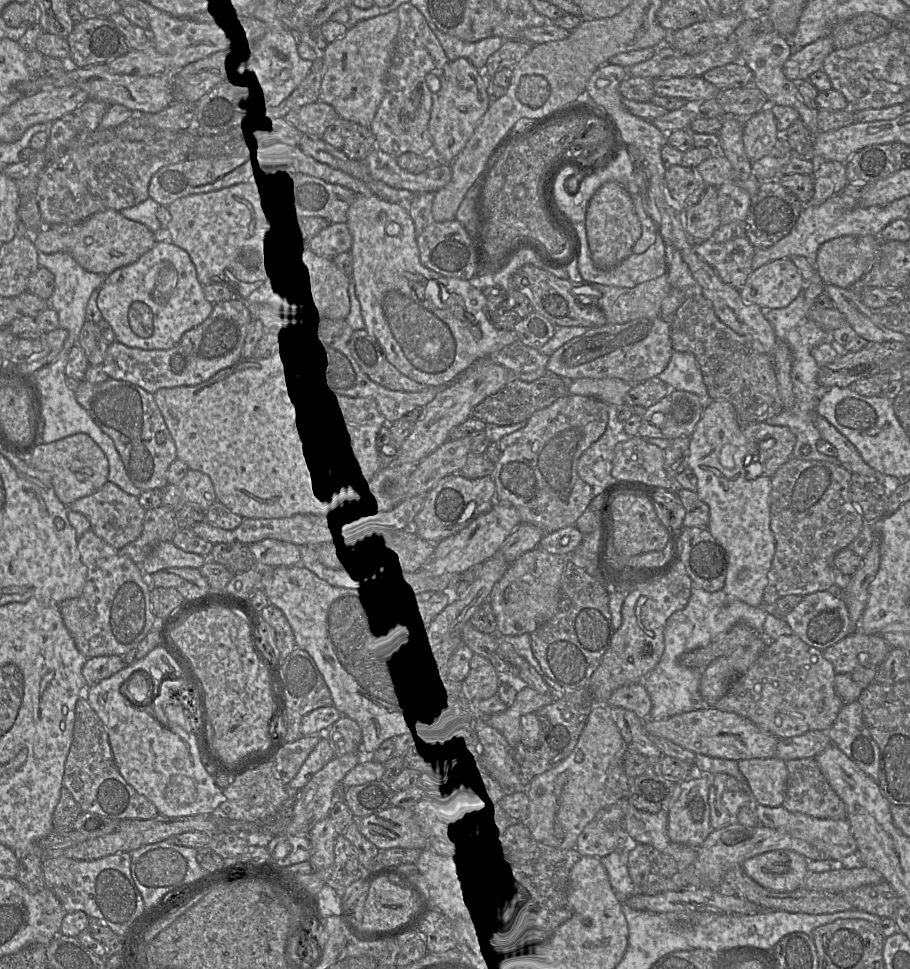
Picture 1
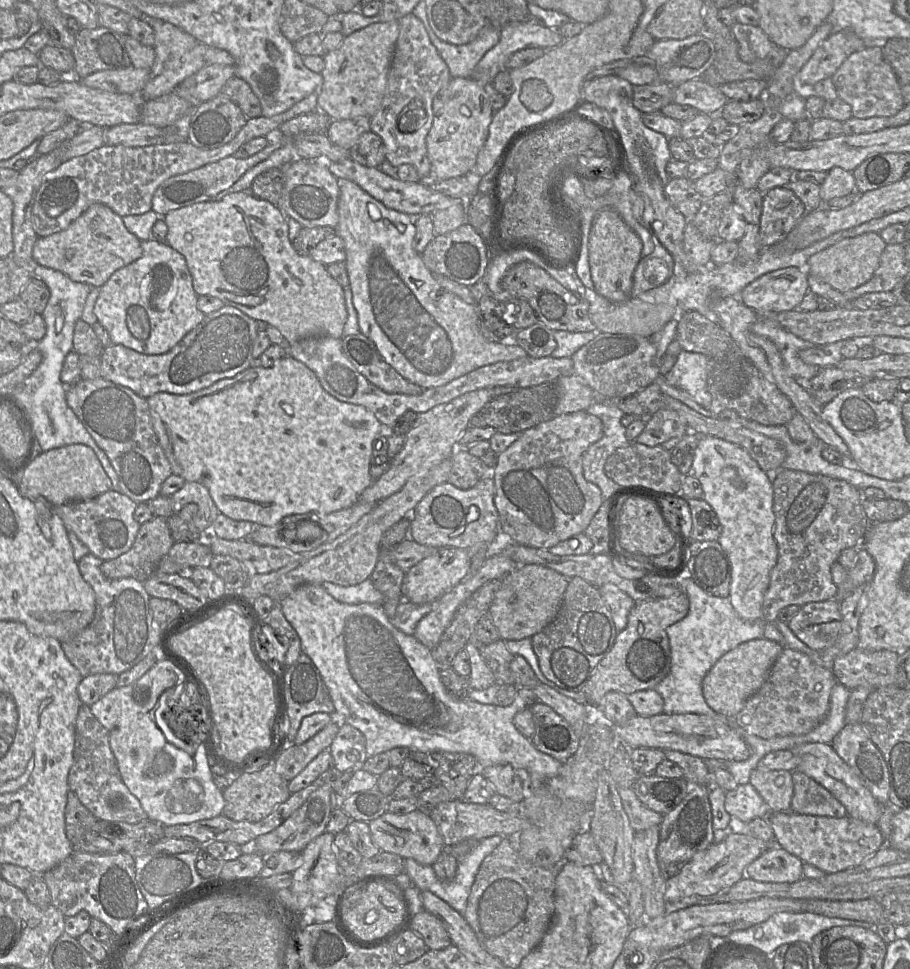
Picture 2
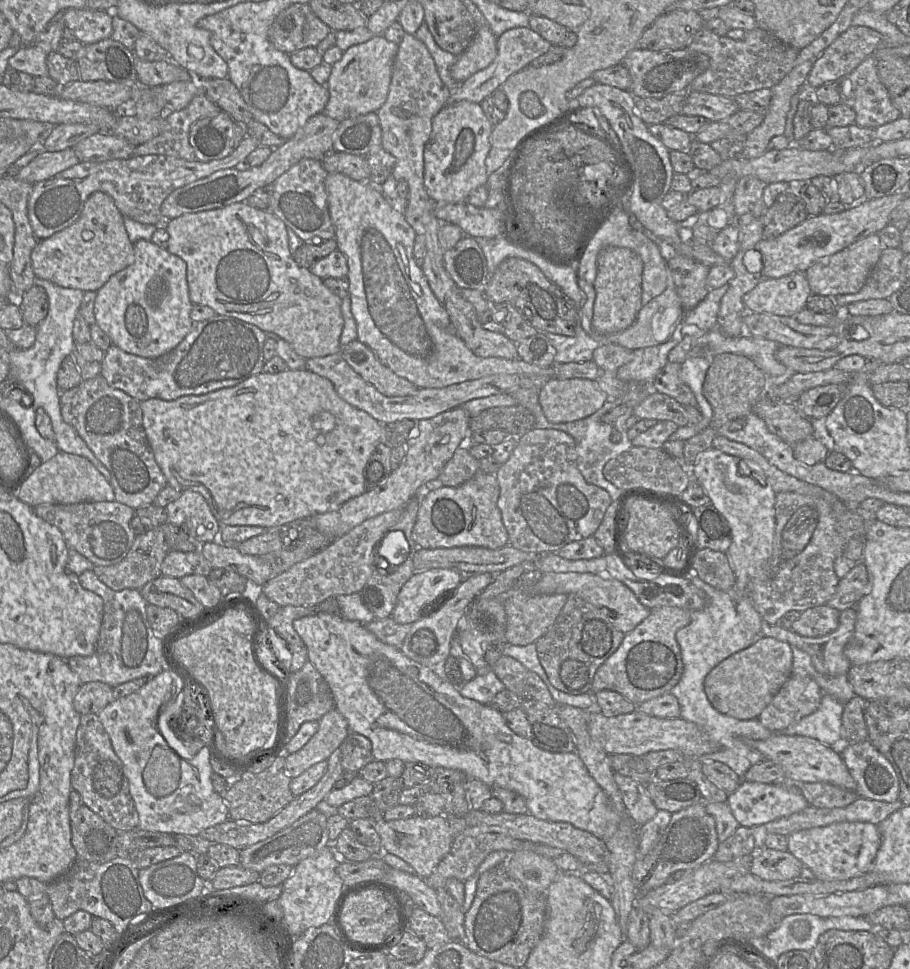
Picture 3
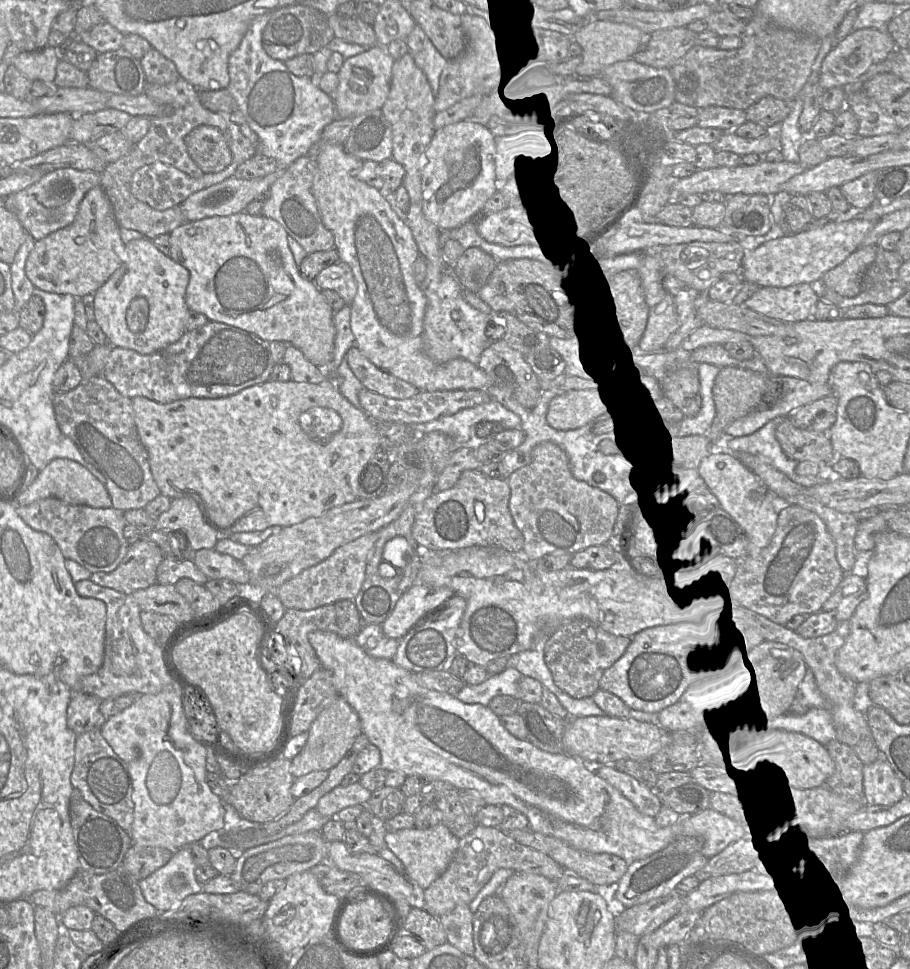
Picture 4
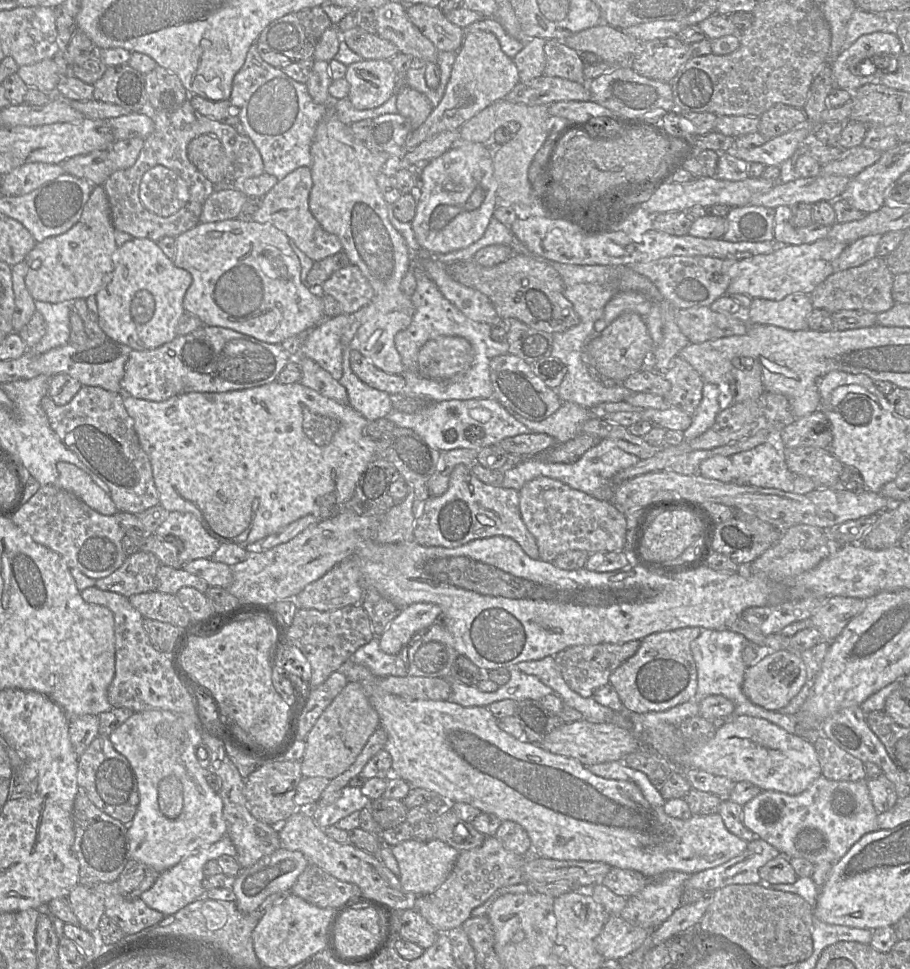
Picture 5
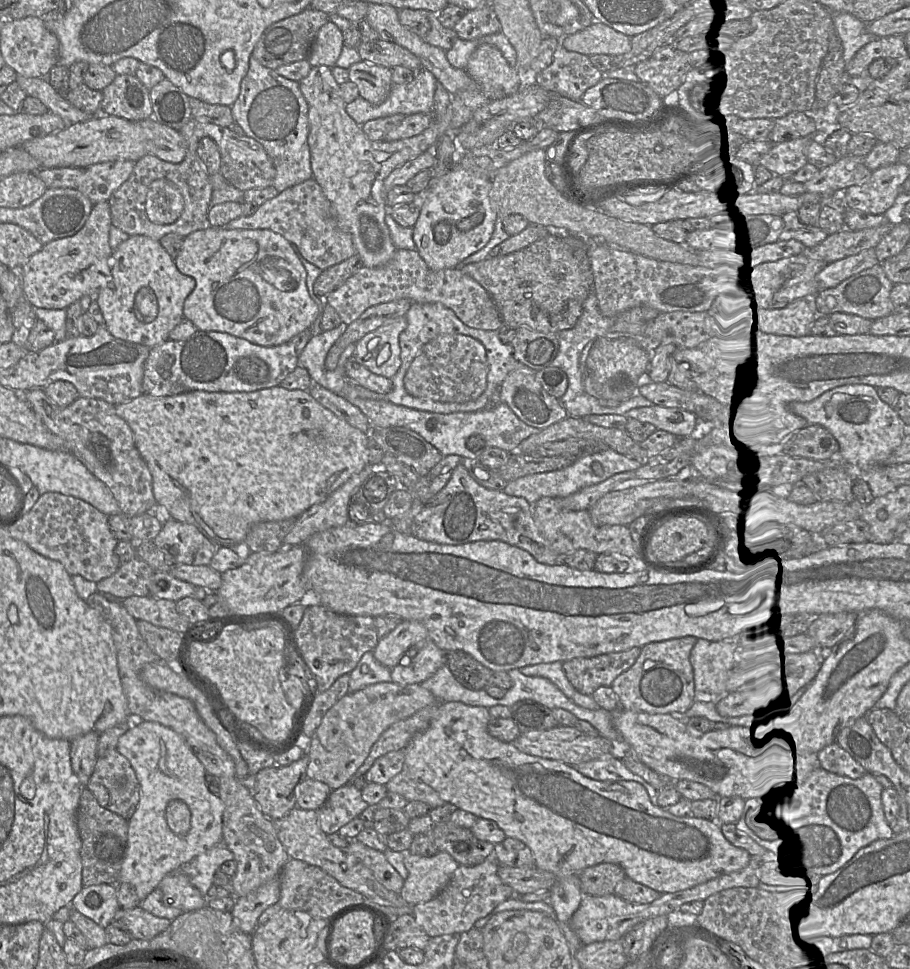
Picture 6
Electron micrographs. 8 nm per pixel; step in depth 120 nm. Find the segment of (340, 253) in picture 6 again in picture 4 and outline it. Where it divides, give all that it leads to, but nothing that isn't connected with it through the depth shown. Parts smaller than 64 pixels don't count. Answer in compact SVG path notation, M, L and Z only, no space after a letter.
M313 157L296 159L271 185L262 215L277 221L307 254L335 248L333 234L323 225L315 198L311 192L317 163Z

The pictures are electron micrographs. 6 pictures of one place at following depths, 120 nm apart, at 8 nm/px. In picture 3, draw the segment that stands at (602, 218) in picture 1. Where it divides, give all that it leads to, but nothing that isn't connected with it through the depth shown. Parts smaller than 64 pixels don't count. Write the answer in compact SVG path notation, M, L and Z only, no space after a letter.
M608 246L597 257L597 276L594 281L593 329L598 333L615 333L628 328L636 319L642 304L643 262L629 248Z

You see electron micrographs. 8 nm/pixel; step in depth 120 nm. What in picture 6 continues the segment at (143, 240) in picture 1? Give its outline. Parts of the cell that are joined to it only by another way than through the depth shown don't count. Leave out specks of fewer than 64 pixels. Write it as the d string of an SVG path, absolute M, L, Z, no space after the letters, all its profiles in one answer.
M109 201L95 204L84 226L73 236L53 240L32 255L17 272L21 279L23 293L35 308L66 309L85 295L96 295L111 277L113 249L109 244L112 226Z

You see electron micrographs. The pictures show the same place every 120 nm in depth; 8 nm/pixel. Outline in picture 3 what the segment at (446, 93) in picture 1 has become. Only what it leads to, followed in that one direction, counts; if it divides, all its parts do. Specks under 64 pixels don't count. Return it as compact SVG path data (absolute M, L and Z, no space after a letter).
M470 101L448 102L432 119L432 130L424 146L424 186L435 202L467 203L469 194L485 186L485 160L491 146L493 125L482 107Z

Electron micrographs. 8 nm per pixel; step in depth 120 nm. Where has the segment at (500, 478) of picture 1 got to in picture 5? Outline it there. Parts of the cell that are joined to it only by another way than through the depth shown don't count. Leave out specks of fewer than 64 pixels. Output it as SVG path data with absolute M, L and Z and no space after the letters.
M549 477L535 478L518 492L521 518L536 540L541 561L552 562L567 551L591 554L624 550L627 522L625 514L613 503L598 500Z

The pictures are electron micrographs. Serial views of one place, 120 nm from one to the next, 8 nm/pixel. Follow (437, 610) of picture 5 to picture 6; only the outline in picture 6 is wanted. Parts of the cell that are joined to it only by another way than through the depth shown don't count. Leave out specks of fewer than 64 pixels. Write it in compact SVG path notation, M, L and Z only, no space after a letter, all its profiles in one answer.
M402 620L389 634L379 639L372 651L382 665L393 668L410 651L428 640L425 626L414 620Z

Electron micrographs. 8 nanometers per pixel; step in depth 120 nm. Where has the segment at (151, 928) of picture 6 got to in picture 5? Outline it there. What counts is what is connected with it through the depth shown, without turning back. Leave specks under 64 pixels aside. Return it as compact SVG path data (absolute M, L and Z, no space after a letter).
M118 879L115 882L101 882L93 885L84 885L105 896L105 915L112 919L126 935L133 935L145 928L159 923L165 917L161 912L147 906L141 898L127 899L124 897L118 886Z

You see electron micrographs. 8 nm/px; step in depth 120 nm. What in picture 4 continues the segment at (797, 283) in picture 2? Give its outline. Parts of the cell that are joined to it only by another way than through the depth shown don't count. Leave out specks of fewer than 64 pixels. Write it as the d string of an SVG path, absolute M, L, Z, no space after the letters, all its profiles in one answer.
M800 283L784 288L758 287L744 306L769 318L792 323L810 318L818 300L815 285Z

